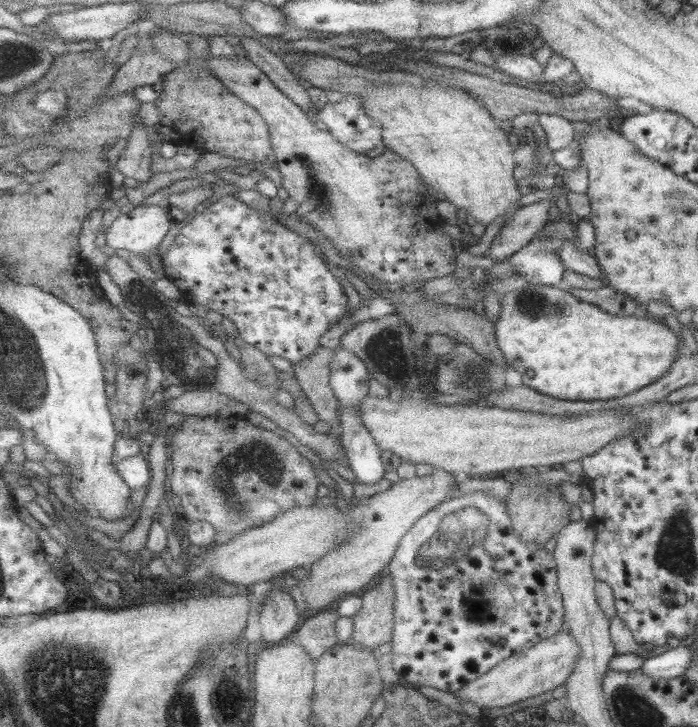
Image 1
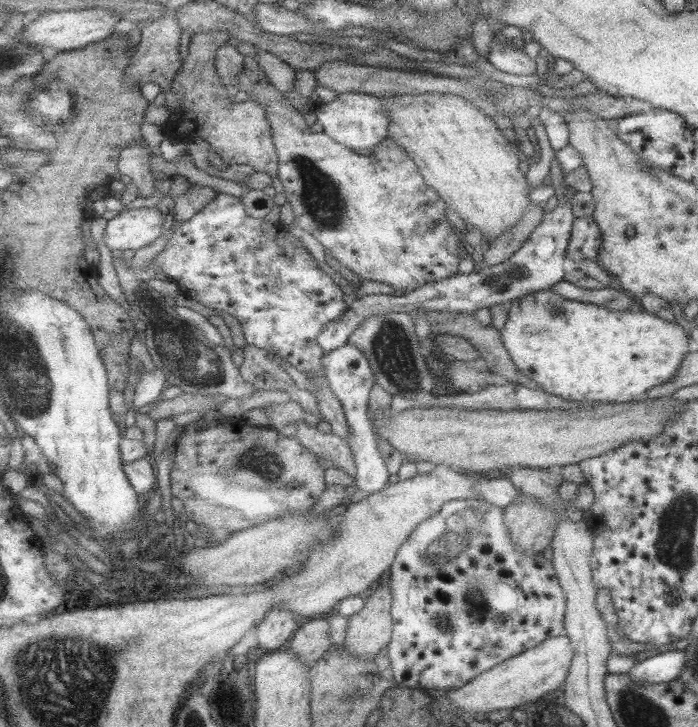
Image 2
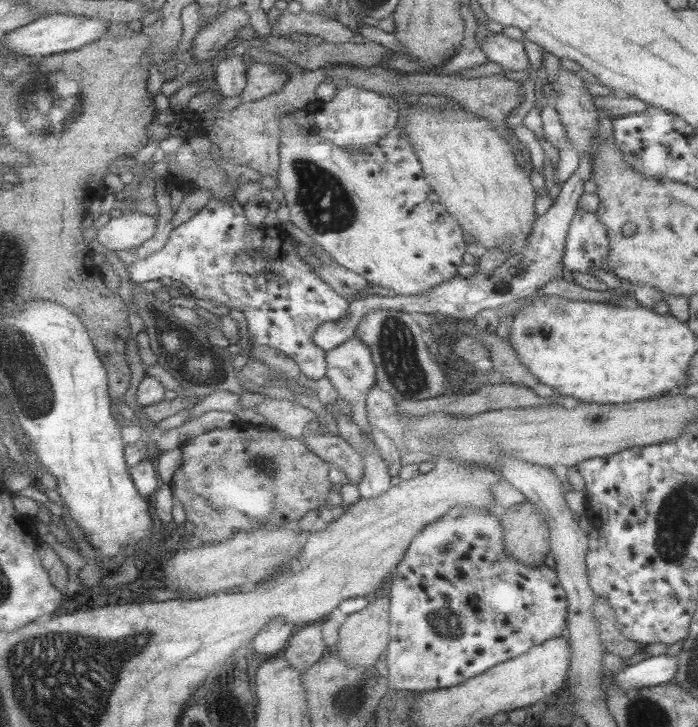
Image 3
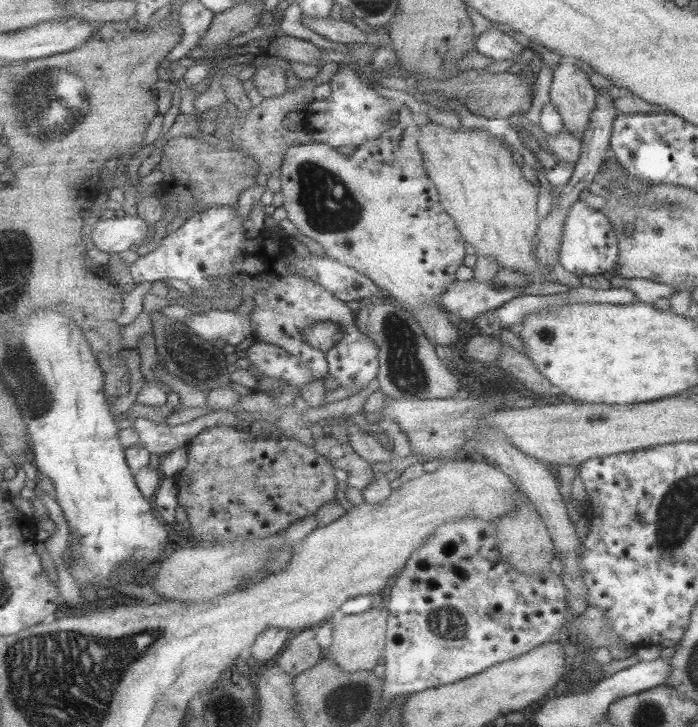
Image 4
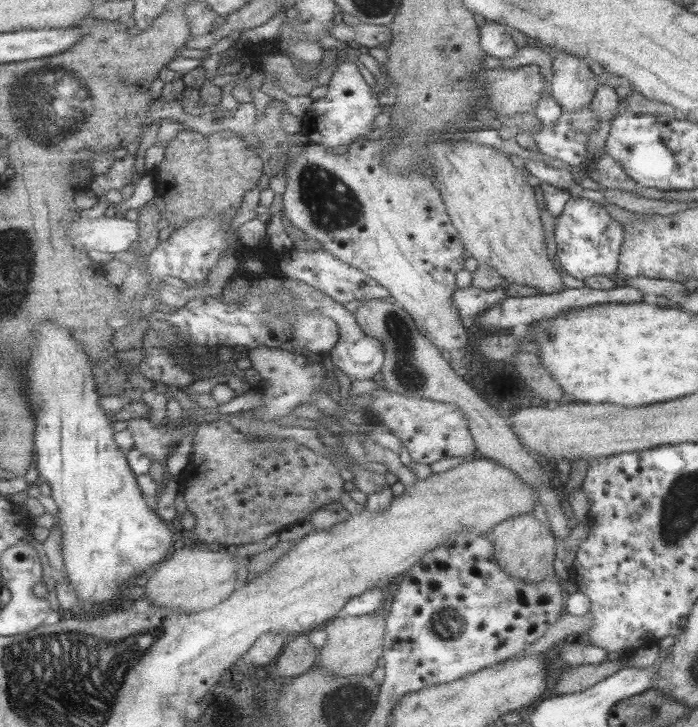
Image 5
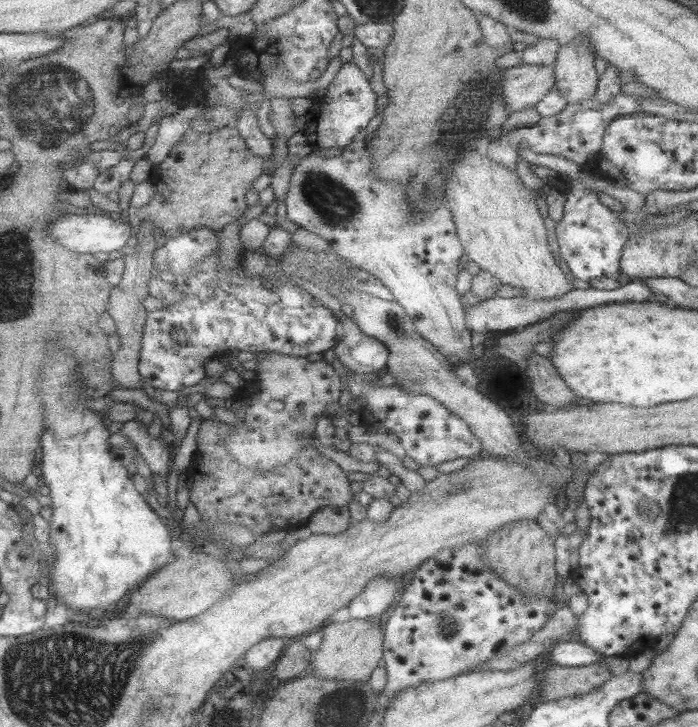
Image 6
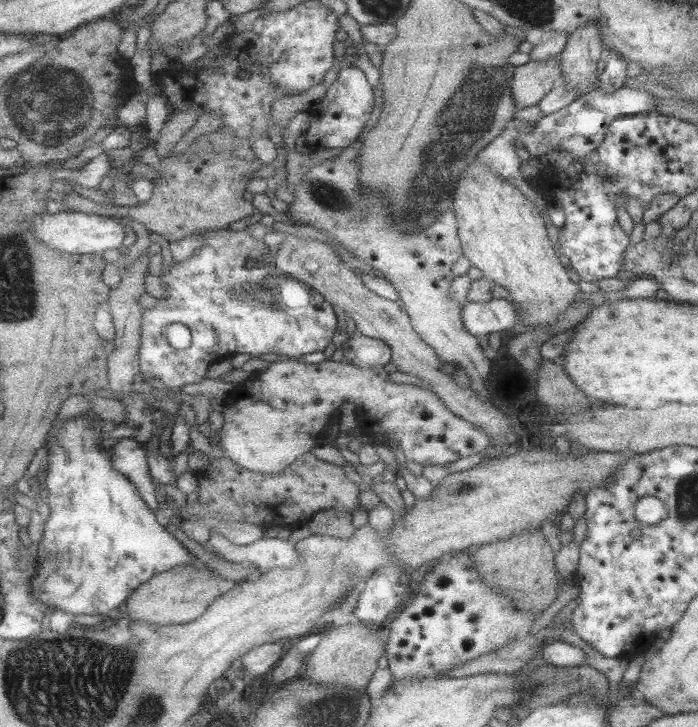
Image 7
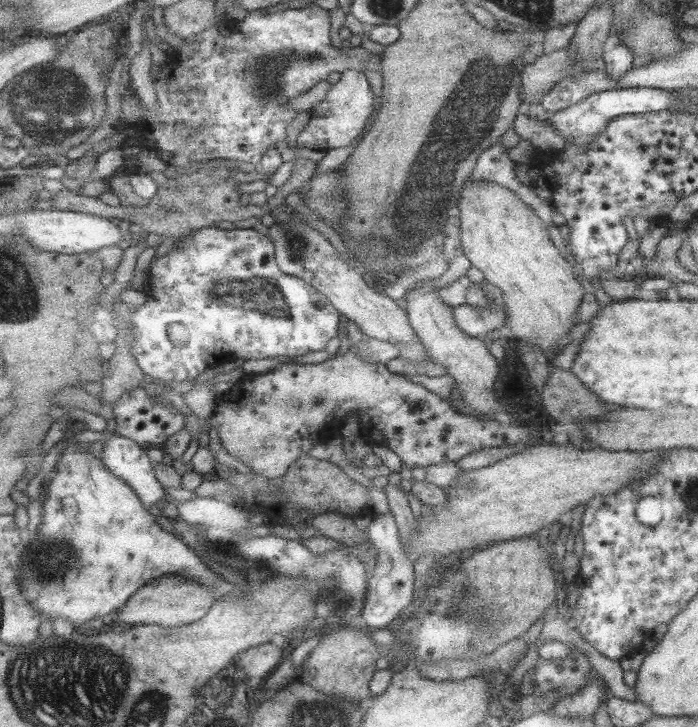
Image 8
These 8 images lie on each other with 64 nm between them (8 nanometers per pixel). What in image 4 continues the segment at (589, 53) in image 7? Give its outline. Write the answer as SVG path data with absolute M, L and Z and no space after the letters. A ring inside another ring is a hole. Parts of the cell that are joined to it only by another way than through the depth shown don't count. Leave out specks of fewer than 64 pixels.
M561 60L552 69L549 96L549 103L562 118L562 126L566 126L569 134L582 138L596 103L596 88L589 83L587 75Z

